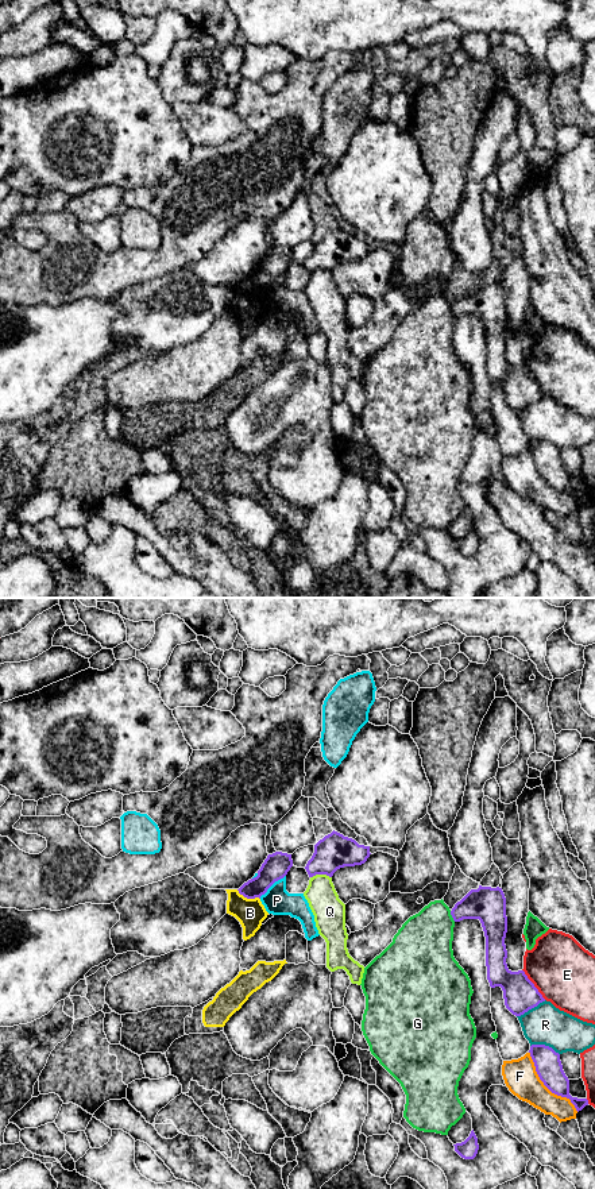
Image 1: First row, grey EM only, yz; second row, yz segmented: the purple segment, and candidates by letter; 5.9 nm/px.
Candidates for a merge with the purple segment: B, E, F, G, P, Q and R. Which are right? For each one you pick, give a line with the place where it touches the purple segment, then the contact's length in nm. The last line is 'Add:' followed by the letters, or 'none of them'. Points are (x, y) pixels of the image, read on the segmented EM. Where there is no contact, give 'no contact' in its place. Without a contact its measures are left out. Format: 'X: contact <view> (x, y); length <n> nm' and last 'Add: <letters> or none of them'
Add: none of them

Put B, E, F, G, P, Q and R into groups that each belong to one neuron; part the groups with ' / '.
B / E / F / G / P / Q / R

